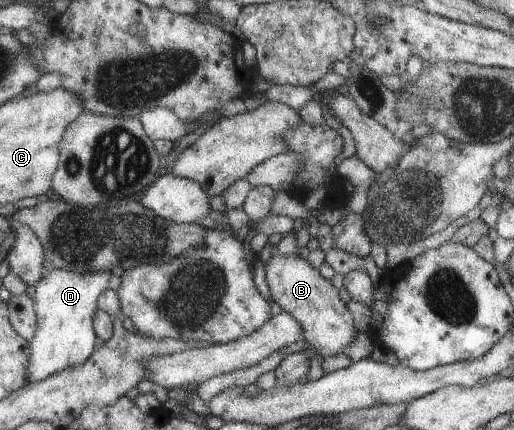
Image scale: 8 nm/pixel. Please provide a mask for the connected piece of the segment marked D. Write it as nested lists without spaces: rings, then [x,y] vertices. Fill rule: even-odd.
[[[56,269],[38,281],[32,297],[36,329],[34,335],[28,339],[26,384],[45,380],[62,369],[72,369],[89,360],[96,343],[93,321],[97,300],[107,289],[110,275],[109,271],[104,270],[78,275],[64,269]]]

